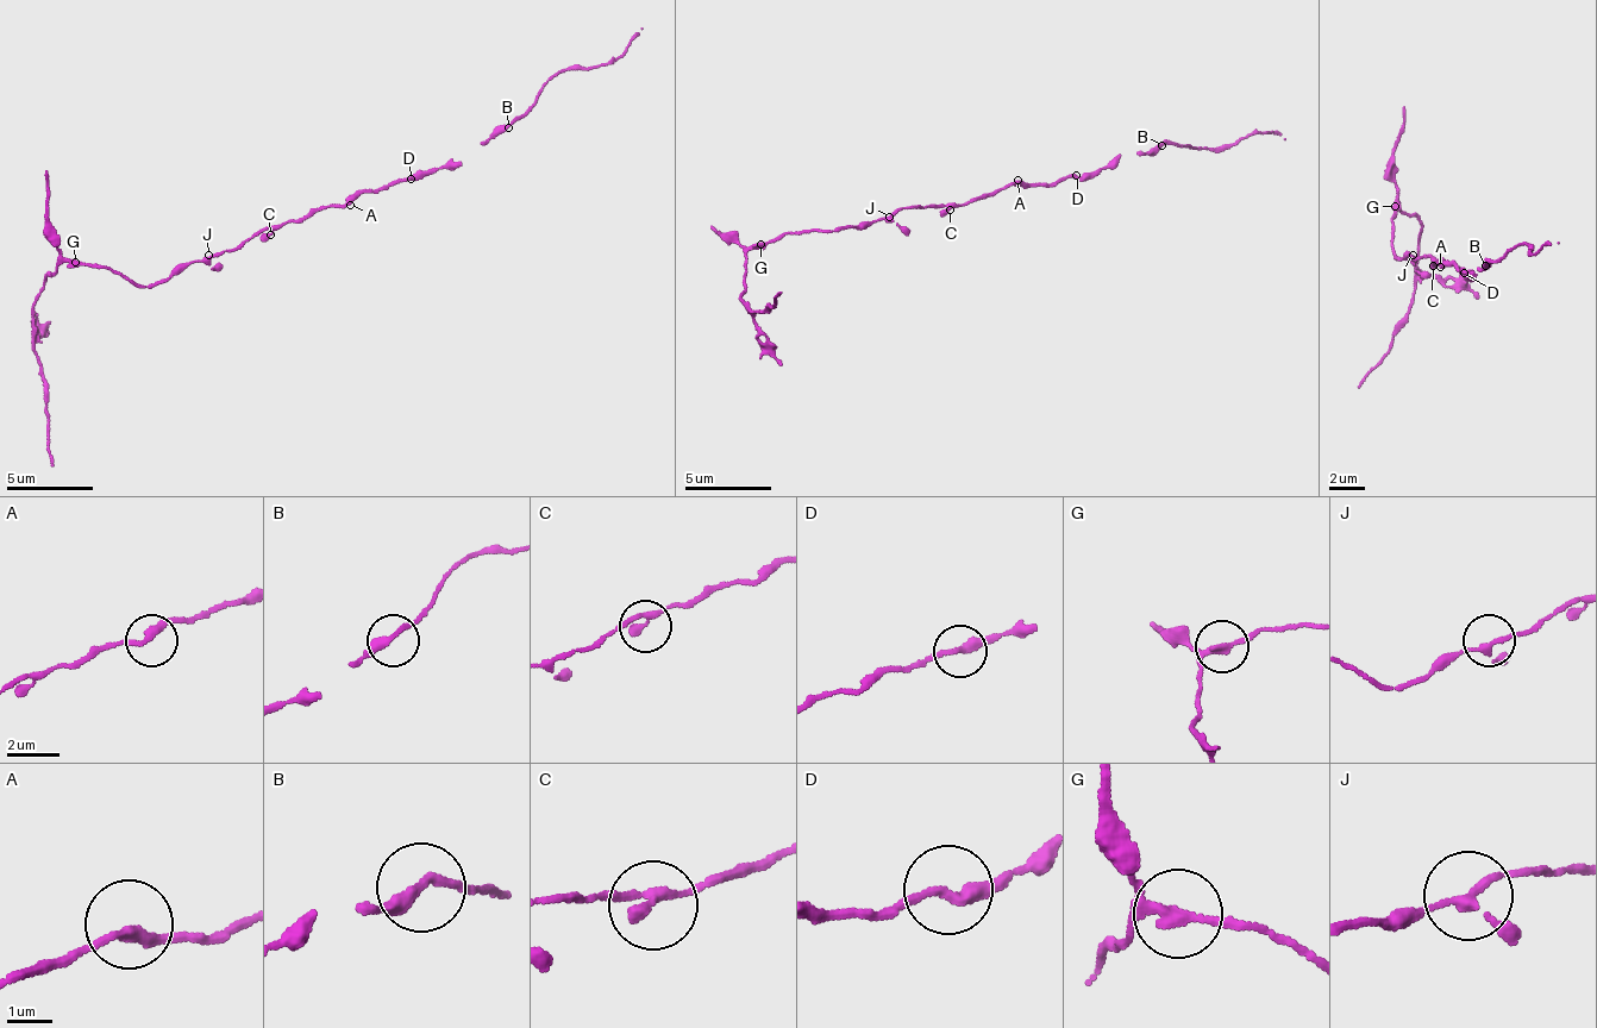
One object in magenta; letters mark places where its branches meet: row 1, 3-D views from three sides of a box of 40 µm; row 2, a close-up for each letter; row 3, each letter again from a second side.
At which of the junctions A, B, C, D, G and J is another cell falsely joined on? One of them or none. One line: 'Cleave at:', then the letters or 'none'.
Cleave at: G

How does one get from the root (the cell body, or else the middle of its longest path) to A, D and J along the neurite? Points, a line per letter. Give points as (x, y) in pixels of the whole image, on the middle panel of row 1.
A: (943, 207), (995, 196), (1018, 180)
D: (943, 207), (995, 196), (1009, 185), (1058, 185), (1076, 175)
J: (943, 207), (896, 210), (889, 217)

